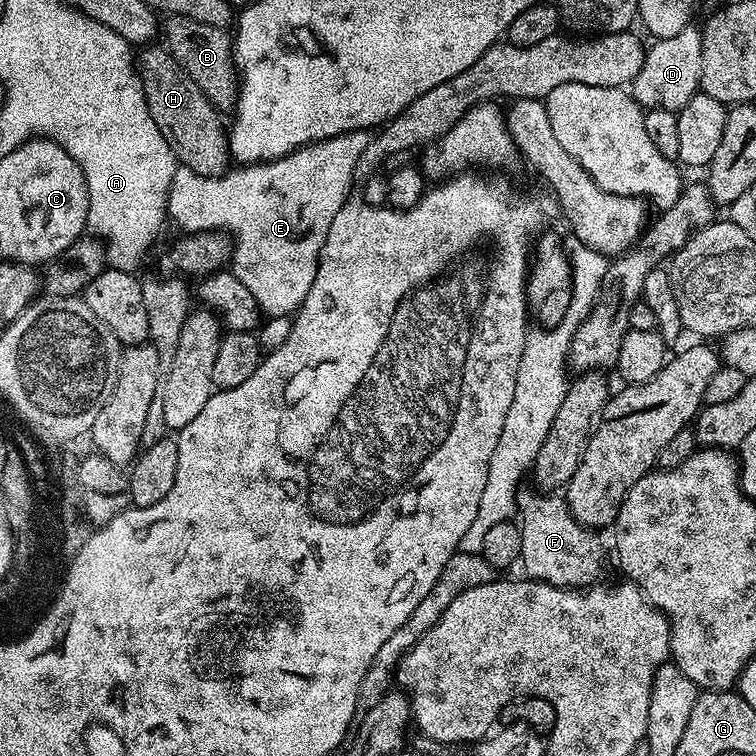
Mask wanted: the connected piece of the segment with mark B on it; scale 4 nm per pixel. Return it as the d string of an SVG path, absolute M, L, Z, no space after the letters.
M169 15L163 21L162 36L165 36L166 47L172 56L194 78L198 90L206 94L208 101L217 110L235 109L238 95L238 69L234 55L234 40L228 28L206 26L206 22L194 22L194 18Z

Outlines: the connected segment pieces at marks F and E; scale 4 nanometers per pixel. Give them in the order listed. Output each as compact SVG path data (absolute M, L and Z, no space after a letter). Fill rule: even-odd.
M521 490L516 493L518 523L522 534L522 554L519 563L524 564L523 575L529 580L542 580L559 588L586 588L601 579L600 567L604 564L604 548L593 529L580 524L570 514L568 501L560 494L545 494L539 490Z
M367 131L347 132L341 136L335 136L329 140L320 140L316 144L308 144L304 148L298 148L288 156L283 156L277 160L269 160L263 164L250 164L237 167L235 170L229 170L223 176L203 176L194 174L194 170L180 166L177 167L174 174L174 182L170 182L170 194L168 195L168 215L167 219L172 220L181 228L180 232L184 234L195 232L214 232L217 230L226 230L231 239L230 270L235 274L250 294L254 295L254 300L258 302L261 311L267 317L293 315L305 300L306 294L310 292L314 278L317 276L317 262L320 261L320 251L326 242L326 234L330 234L330 222L334 222L338 210L353 195L354 187L352 179L354 178L354 166L358 158L361 157L362 150L365 150L366 144L370 139Z

